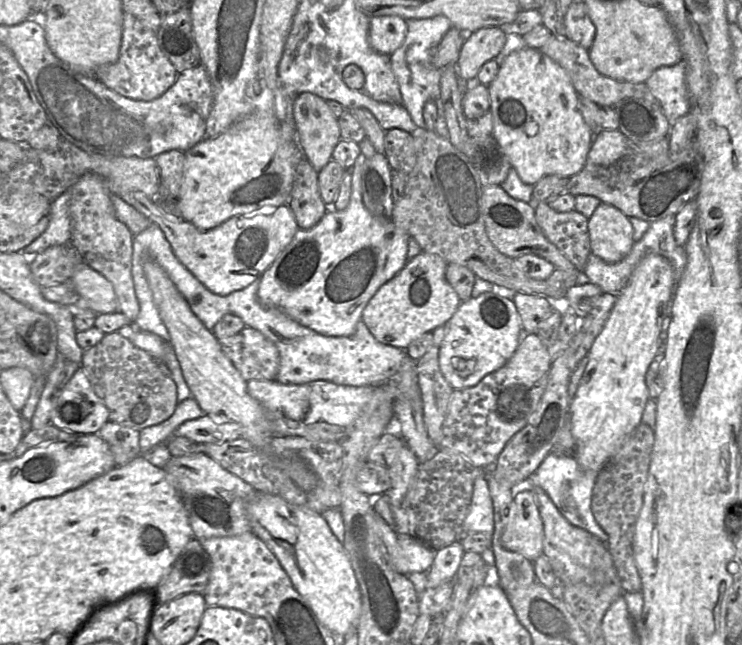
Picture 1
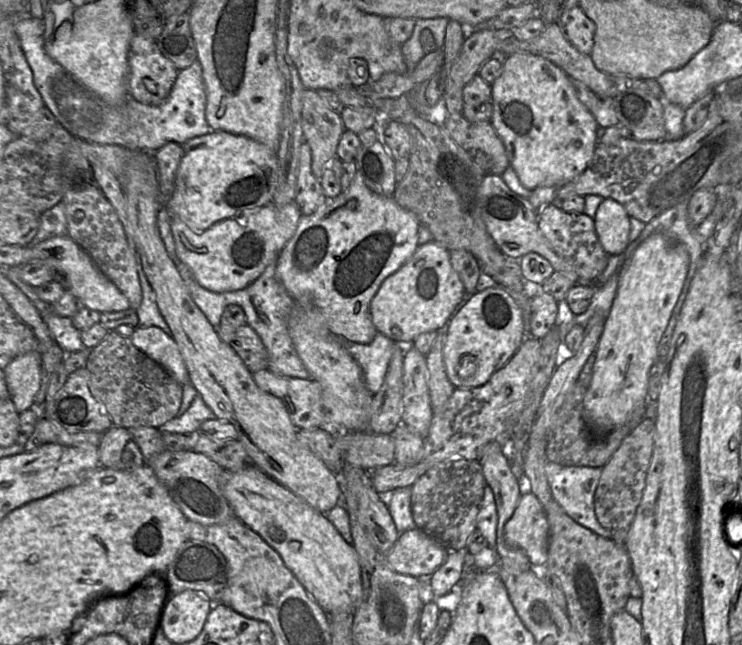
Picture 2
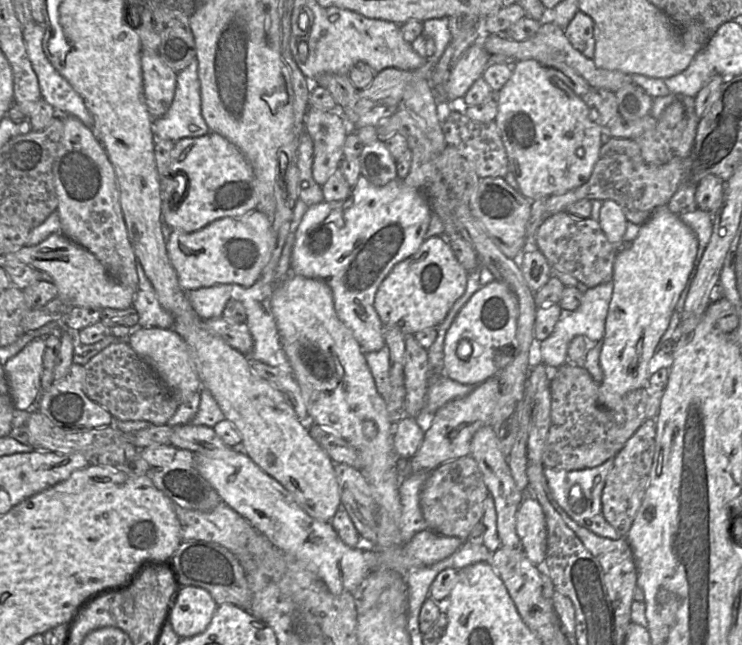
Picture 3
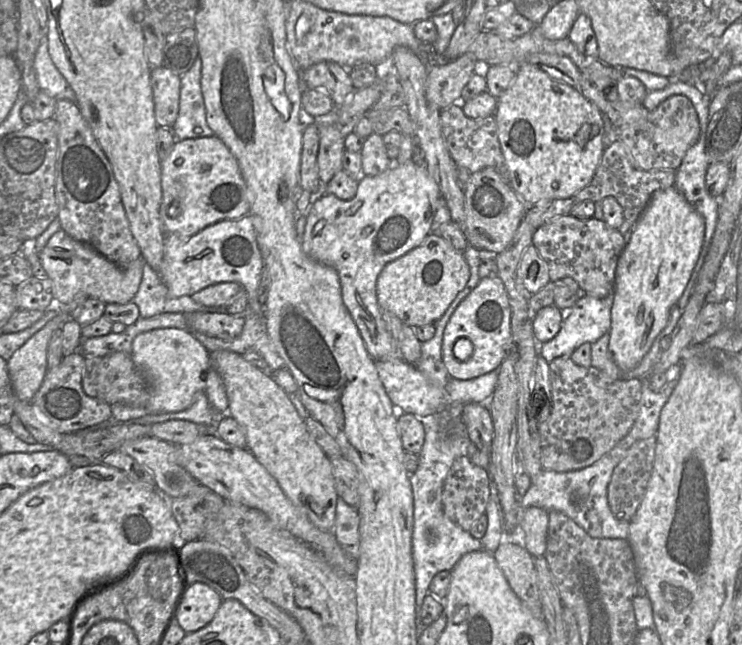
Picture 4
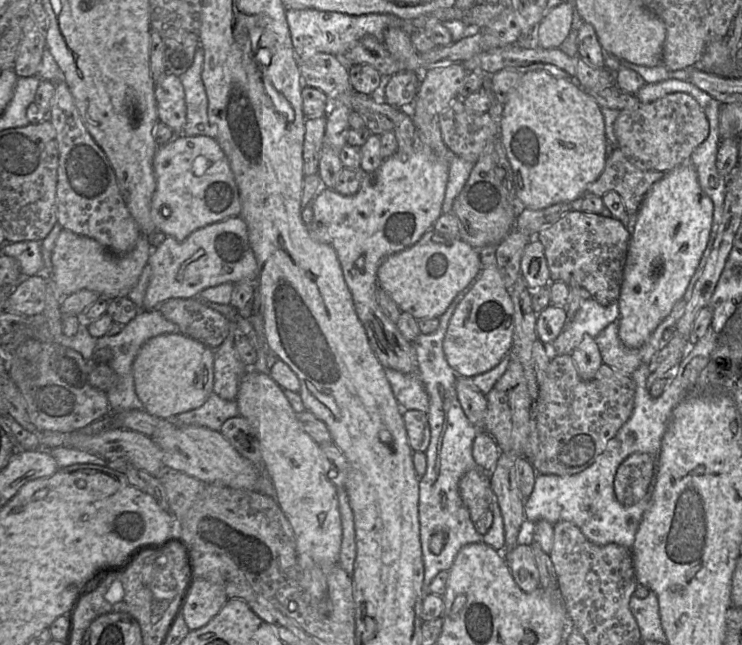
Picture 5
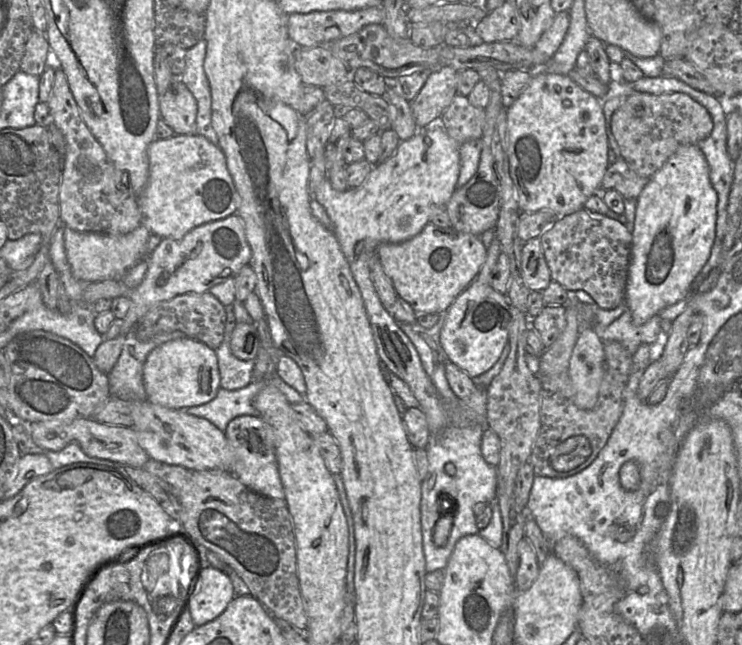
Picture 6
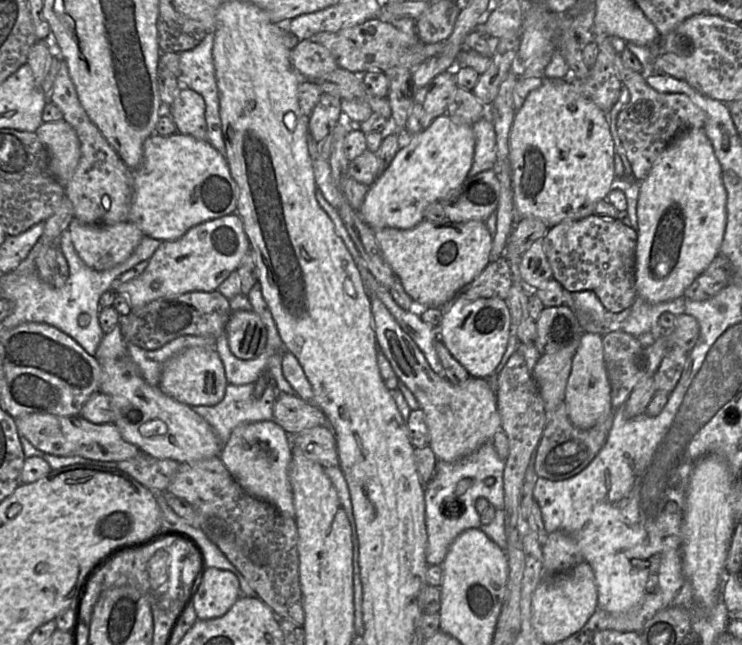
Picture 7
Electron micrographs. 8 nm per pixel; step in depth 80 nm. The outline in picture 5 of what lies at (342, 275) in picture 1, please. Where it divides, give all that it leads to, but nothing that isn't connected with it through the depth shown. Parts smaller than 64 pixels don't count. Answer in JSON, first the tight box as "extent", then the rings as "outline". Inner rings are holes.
{"extent":[309,147,449,373],"outline":[[[427,147],[414,150],[408,157],[400,157],[397,152],[384,159],[373,172],[367,173],[360,188],[354,195],[343,196],[334,189],[322,187],[313,199],[313,220],[309,226],[311,237],[320,243],[331,245],[339,259],[345,282],[351,292],[355,311],[365,328],[370,346],[384,368],[401,373],[417,373],[416,350],[382,312],[377,300],[377,272],[382,262],[389,256],[414,245],[431,228],[442,214],[449,178],[449,165],[439,160]]]}

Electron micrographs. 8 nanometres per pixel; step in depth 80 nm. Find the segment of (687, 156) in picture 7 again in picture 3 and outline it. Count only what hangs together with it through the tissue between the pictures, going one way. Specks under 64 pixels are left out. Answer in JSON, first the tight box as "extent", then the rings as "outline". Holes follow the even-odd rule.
{"extent":[598,205,698,410],"outline":[[[667,205],[657,208],[650,218],[640,226],[639,233],[631,243],[624,243],[616,255],[613,268],[613,294],[605,323],[602,340],[600,366],[603,380],[599,384],[598,403],[607,410],[621,409],[624,397],[631,391],[649,385],[649,362],[656,347],[667,330],[698,250],[694,232]]]}

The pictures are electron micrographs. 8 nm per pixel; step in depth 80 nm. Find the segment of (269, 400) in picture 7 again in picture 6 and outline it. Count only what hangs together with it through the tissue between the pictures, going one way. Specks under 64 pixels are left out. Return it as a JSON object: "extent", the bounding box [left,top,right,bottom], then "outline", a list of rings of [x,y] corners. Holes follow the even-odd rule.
{"extent":[180,381,271,432],"outline":[[[271,381],[250,382],[244,388],[232,391],[220,388],[210,402],[180,410],[204,418],[224,432],[228,423],[238,416],[258,416],[258,412],[253,406],[253,400],[259,391]]]}

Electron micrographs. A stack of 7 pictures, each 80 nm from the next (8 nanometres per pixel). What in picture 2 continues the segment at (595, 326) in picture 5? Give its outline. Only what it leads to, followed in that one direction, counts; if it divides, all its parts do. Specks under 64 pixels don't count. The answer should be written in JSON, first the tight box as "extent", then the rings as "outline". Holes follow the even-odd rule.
{"extent":[556,273,618,343],"outline":[[[615,273],[604,285],[596,287],[591,303],[584,313],[576,315],[571,322],[561,323],[556,327],[560,334],[561,343],[564,343],[566,335],[575,325],[585,327],[595,315],[607,319],[616,295],[617,286],[618,273]]]}

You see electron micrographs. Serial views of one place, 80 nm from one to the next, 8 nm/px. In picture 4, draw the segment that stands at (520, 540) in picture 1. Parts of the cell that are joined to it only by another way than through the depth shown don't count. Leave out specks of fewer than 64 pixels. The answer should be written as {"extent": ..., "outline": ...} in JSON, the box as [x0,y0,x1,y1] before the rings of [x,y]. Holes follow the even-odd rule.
{"extent":[520,507,548,557],"outline":[[[539,507],[523,509],[520,522],[525,532],[525,549],[532,557],[544,556],[547,548],[548,511]]]}

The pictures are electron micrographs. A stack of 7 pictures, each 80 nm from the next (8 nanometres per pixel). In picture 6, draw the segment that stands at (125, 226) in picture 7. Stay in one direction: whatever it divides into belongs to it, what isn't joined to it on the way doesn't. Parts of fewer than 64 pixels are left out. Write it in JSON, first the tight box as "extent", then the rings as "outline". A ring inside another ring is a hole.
{"extent":[65,225,150,283],"outline":[[[144,225],[124,235],[79,232],[65,226],[65,252],[73,277],[87,283],[121,280],[129,269],[145,258],[149,236],[150,231]]]}

